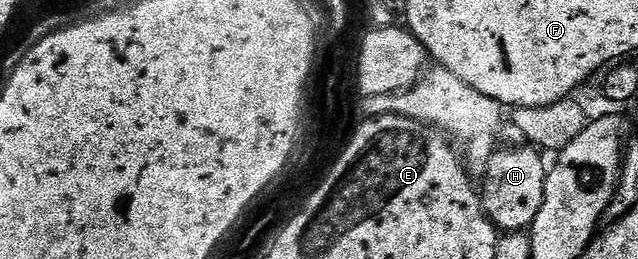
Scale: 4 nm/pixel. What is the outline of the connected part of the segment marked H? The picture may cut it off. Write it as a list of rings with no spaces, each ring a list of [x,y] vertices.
[[[531,144],[519,145],[509,150],[497,149],[482,179],[480,201],[484,203],[486,216],[500,232],[527,231],[538,216],[538,208],[542,208],[542,196],[546,192],[549,167],[546,162],[544,166],[545,155]]]

